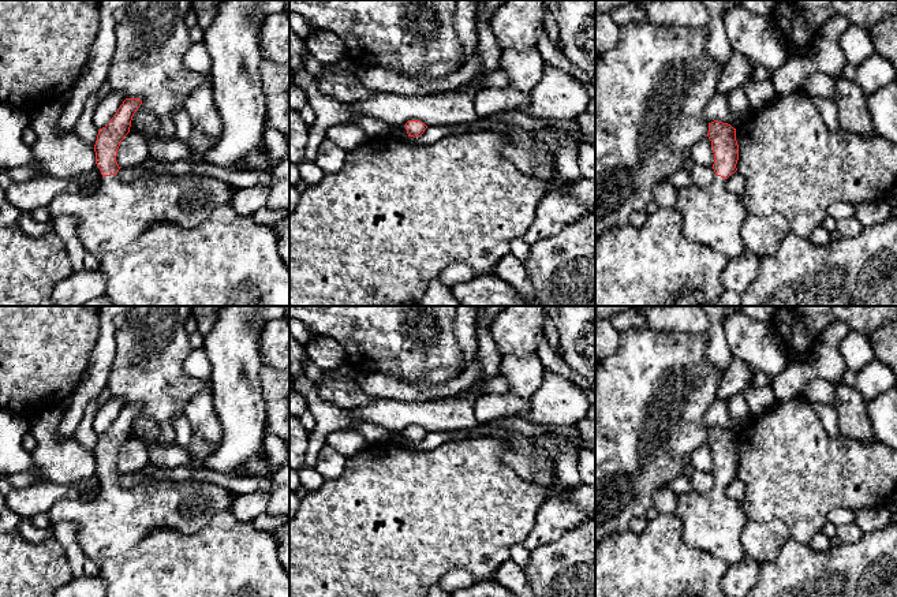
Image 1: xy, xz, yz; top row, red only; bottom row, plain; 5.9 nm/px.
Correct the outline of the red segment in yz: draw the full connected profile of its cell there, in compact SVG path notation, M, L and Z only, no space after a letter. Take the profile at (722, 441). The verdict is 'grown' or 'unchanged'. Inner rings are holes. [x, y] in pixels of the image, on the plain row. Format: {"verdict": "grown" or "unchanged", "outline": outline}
{"verdict": "grown", "outline": "M709 429L714 459L714 486L700 495L695 490L676 497L674 515L681 522L683 540L728 564L745 557L741 534L748 522L741 503L726 496L726 485L737 477L739 451L736 434L728 429Z"}

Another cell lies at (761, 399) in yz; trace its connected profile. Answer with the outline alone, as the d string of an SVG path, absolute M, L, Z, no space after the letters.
M770 384L763 387L748 387L743 391L743 395L751 406L752 417L767 413L777 402L774 389Z

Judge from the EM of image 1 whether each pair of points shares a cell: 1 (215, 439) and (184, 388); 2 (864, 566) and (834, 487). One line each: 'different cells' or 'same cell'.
1: different cells
2: different cells

